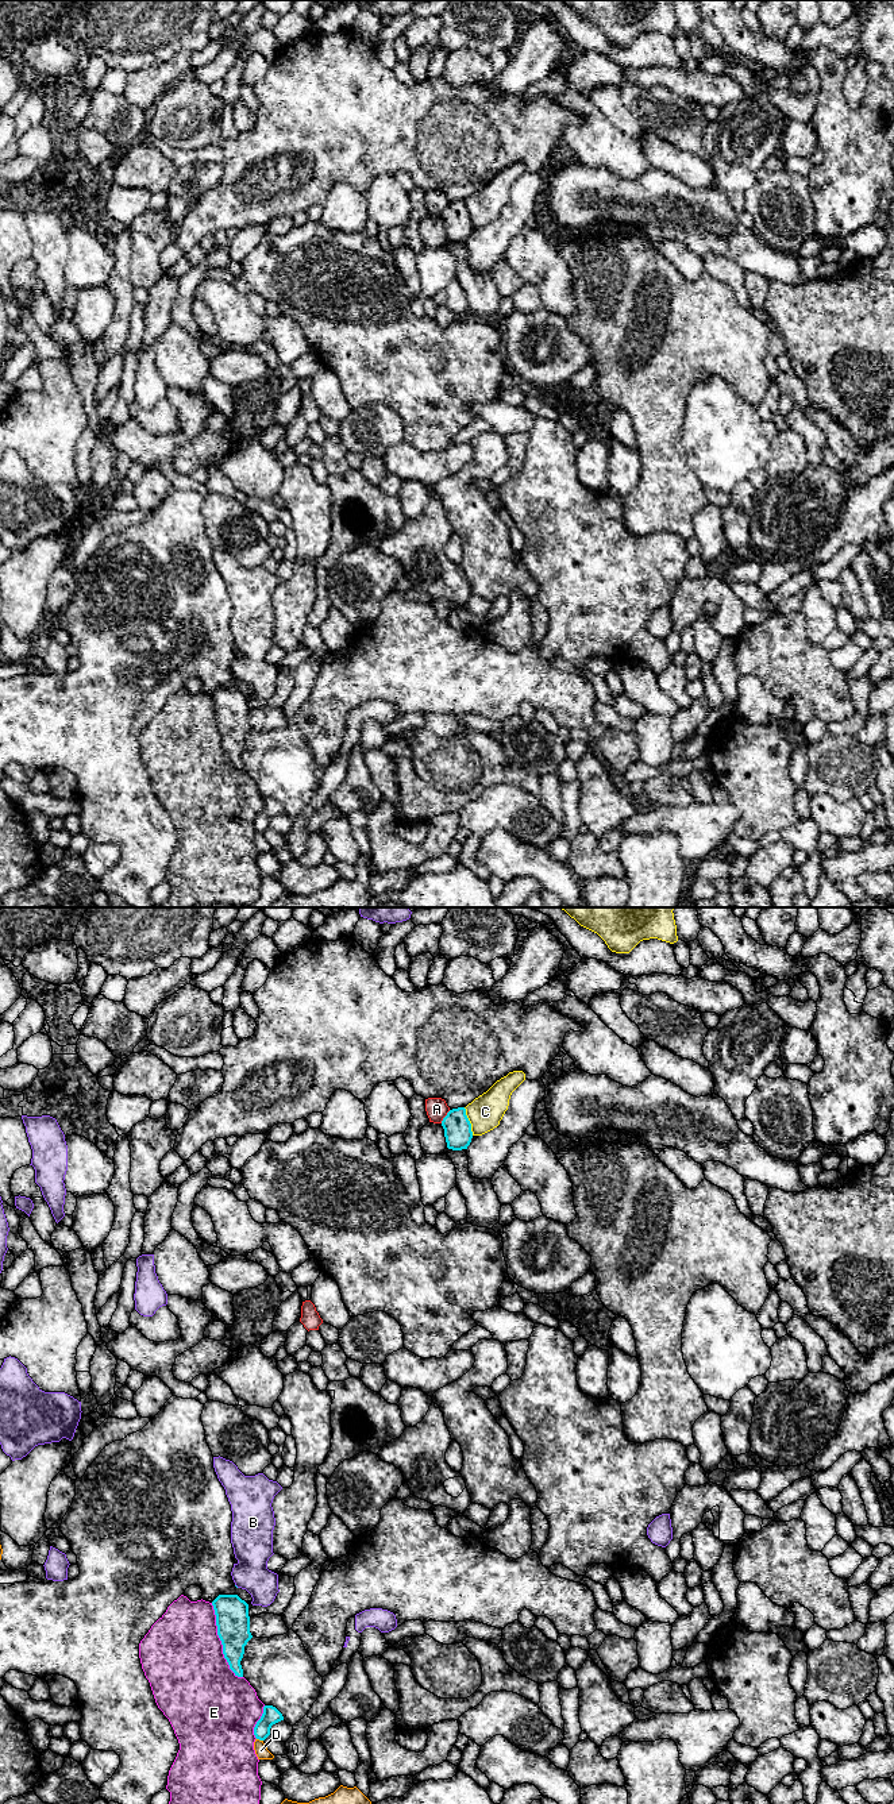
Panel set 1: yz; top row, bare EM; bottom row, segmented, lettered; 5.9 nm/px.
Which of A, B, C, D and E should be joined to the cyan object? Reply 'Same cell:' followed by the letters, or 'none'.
Same cell: none

